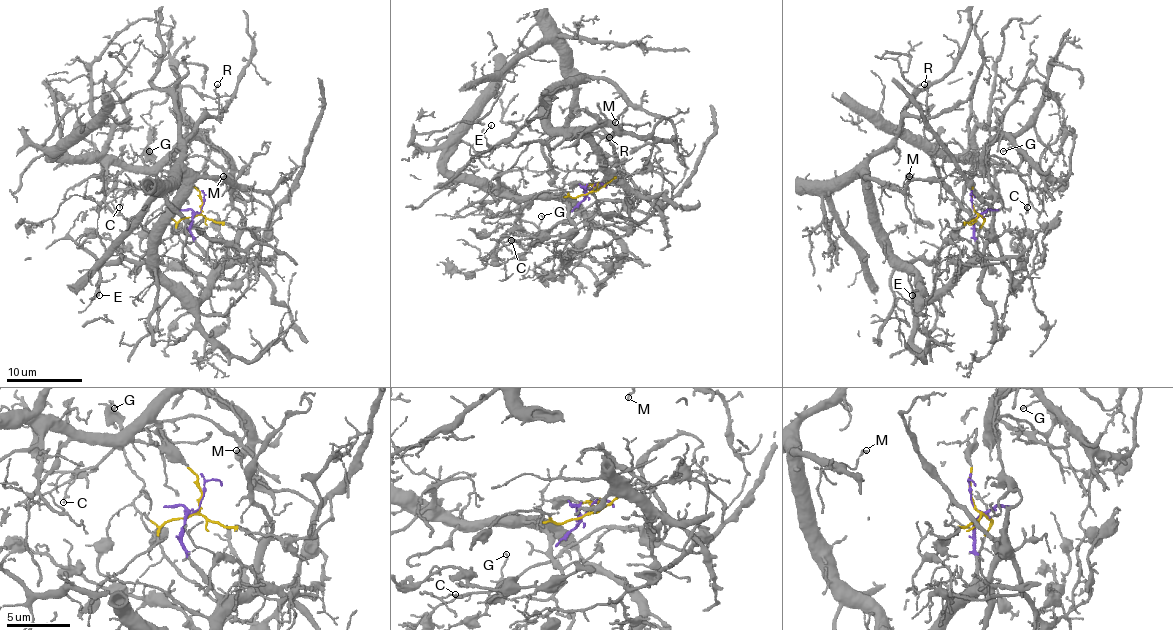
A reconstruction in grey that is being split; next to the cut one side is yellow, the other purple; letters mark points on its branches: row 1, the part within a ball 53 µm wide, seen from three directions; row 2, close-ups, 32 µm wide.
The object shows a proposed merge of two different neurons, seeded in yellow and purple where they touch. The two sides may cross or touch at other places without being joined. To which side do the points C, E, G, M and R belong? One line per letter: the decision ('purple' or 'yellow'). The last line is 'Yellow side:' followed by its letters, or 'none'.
C: yellow
E: purple
G: yellow
M: purple
R: purple
Yellow side: C, G

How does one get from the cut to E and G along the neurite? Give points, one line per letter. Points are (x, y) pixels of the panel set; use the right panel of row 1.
E: (976, 212), (974, 252), (930, 299), (923, 298), (904, 263), (928, 261), (936, 269), (934, 292), (911, 296)
G: (978, 214), (953, 229), (982, 208), (1001, 206), (987, 158), (1020, 162), (1014, 147), (1003, 151)

